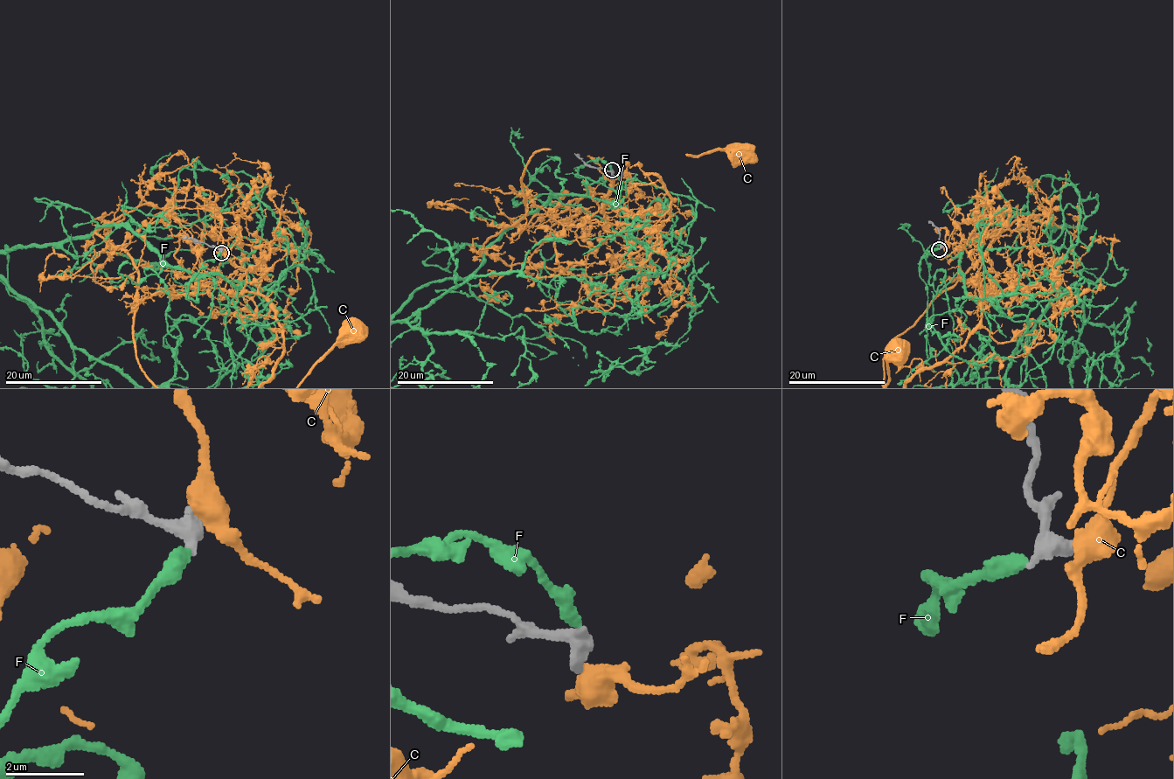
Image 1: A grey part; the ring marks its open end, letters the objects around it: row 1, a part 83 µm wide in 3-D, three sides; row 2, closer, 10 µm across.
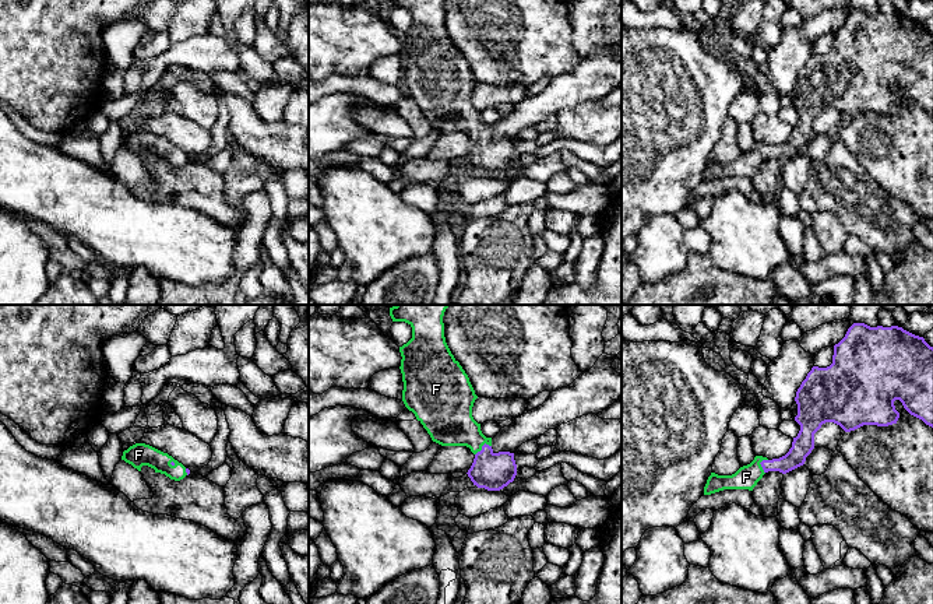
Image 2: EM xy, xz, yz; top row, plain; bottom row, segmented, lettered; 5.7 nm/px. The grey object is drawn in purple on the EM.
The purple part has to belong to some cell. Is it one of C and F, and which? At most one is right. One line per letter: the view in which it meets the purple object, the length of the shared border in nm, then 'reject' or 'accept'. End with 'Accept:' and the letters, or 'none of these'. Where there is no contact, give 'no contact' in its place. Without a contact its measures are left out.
C: no contact; reject
F: meets purple in xz; contact 110 nm long; accept
Accept: F

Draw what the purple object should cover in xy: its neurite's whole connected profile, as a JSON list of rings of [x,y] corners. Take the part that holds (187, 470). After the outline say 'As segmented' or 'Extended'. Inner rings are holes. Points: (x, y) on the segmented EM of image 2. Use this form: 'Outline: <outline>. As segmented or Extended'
Outline: [[[145,443],[130,446],[123,452],[122,460],[131,464],[138,471],[141,471],[142,466],[148,466],[154,468],[155,473],[165,474],[175,481],[180,481],[190,474],[190,470],[172,456]]]. Extended

